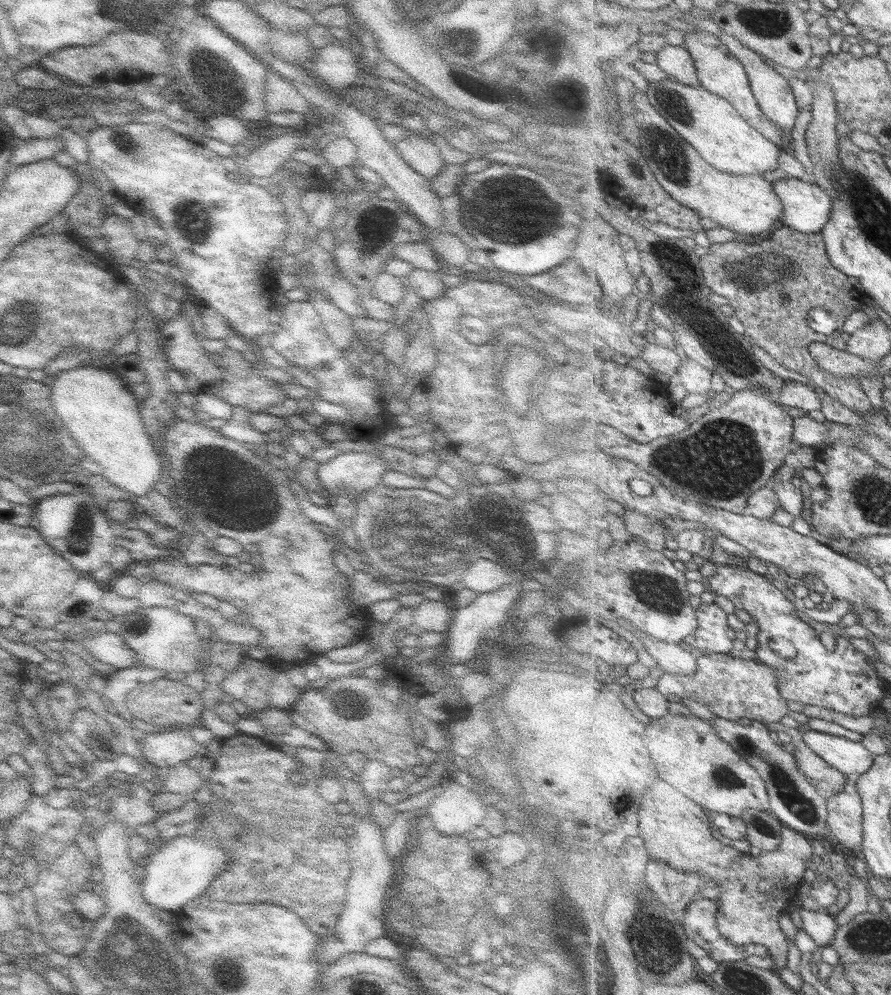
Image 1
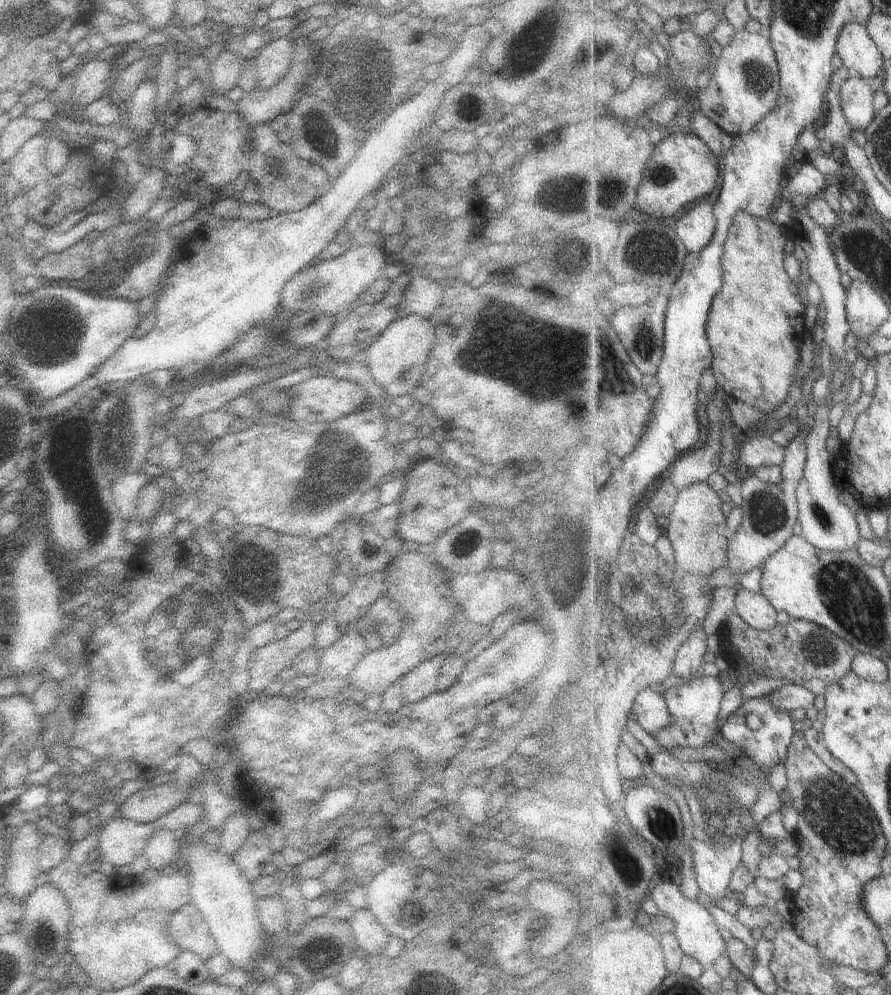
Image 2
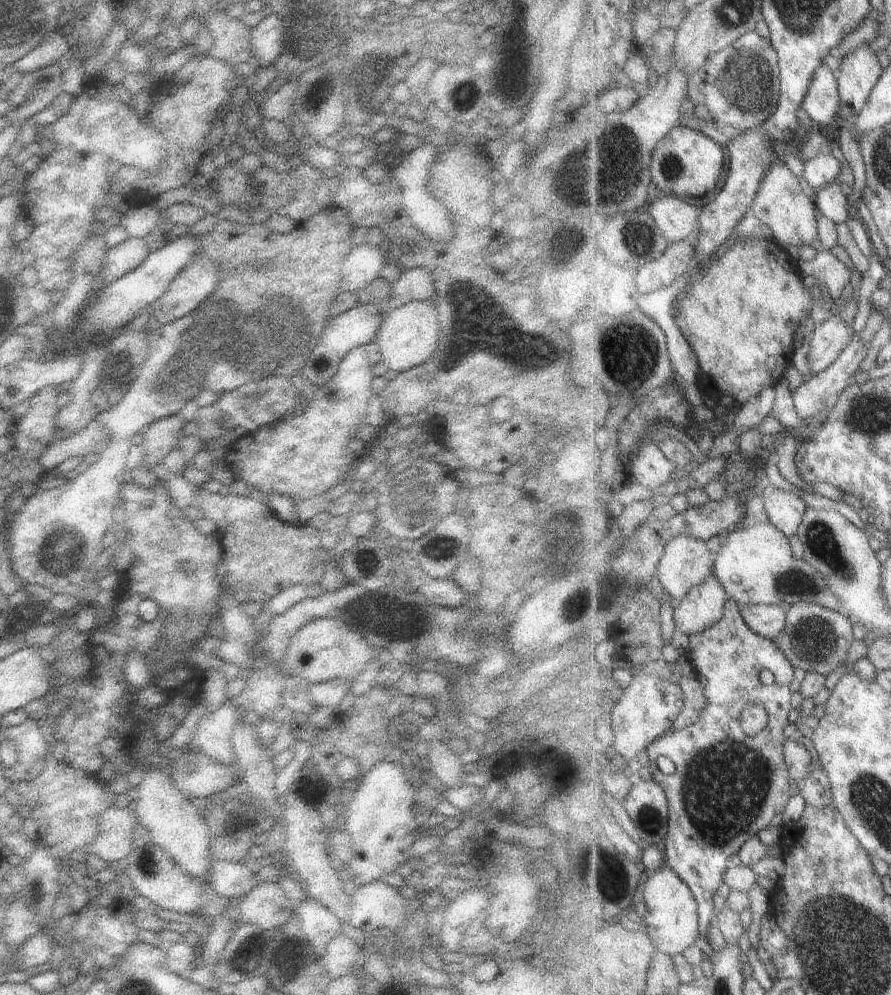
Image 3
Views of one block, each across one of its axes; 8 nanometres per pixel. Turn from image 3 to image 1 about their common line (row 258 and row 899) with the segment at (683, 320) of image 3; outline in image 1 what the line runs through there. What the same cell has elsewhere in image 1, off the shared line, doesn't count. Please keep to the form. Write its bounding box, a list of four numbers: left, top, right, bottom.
[639,780,813,975]

